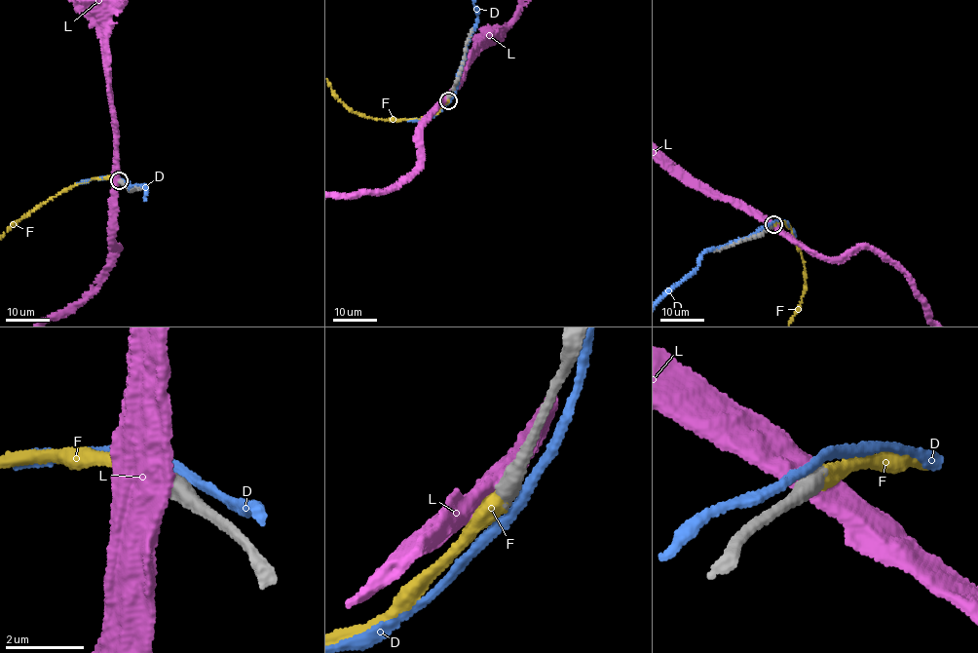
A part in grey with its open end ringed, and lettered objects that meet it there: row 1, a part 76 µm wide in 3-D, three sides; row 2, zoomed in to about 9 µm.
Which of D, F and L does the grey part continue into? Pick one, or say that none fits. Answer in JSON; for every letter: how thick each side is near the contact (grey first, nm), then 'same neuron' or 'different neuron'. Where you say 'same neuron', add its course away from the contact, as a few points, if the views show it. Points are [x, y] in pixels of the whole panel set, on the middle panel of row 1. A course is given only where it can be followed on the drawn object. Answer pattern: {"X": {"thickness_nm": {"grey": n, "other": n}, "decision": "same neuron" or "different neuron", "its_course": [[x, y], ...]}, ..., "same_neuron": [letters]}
{"D": {"thickness_nm": {"grey": 500, "other": 240}, "decision": "different neuron"}, "F": {"thickness_nm": {"grey": 500, "other": 480}, "decision": "same neuron"}, "L": {"thickness_nm": {"grey": 550, "other": 700}, "decision": "different neuron"}, "same_neuron": ["F"]}

